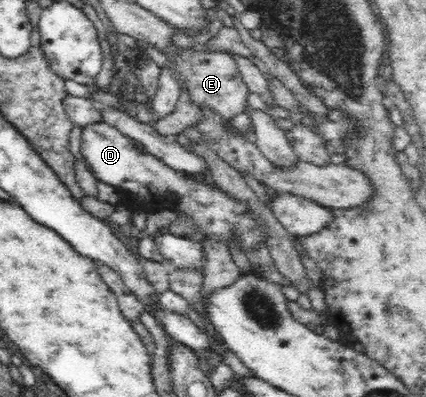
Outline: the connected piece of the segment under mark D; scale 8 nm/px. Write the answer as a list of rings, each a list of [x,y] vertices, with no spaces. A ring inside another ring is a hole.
[[[88,123],[81,128],[82,143],[81,153],[94,171],[94,176],[113,185],[119,192],[129,191],[131,200],[133,195],[139,199],[137,208],[145,208],[147,211],[164,207],[173,209],[180,214],[191,215],[195,222],[204,229],[204,235],[218,235],[226,243],[230,239],[230,231],[236,233],[240,245],[244,251],[252,251],[258,247],[258,241],[264,241],[262,231],[258,229],[258,223],[250,217],[244,203],[230,199],[226,193],[218,191],[216,187],[210,187],[206,183],[198,183],[194,179],[186,179],[182,173],[176,173],[175,169],[167,165],[155,155],[141,152],[133,141],[120,133],[115,127],[104,123]]]

